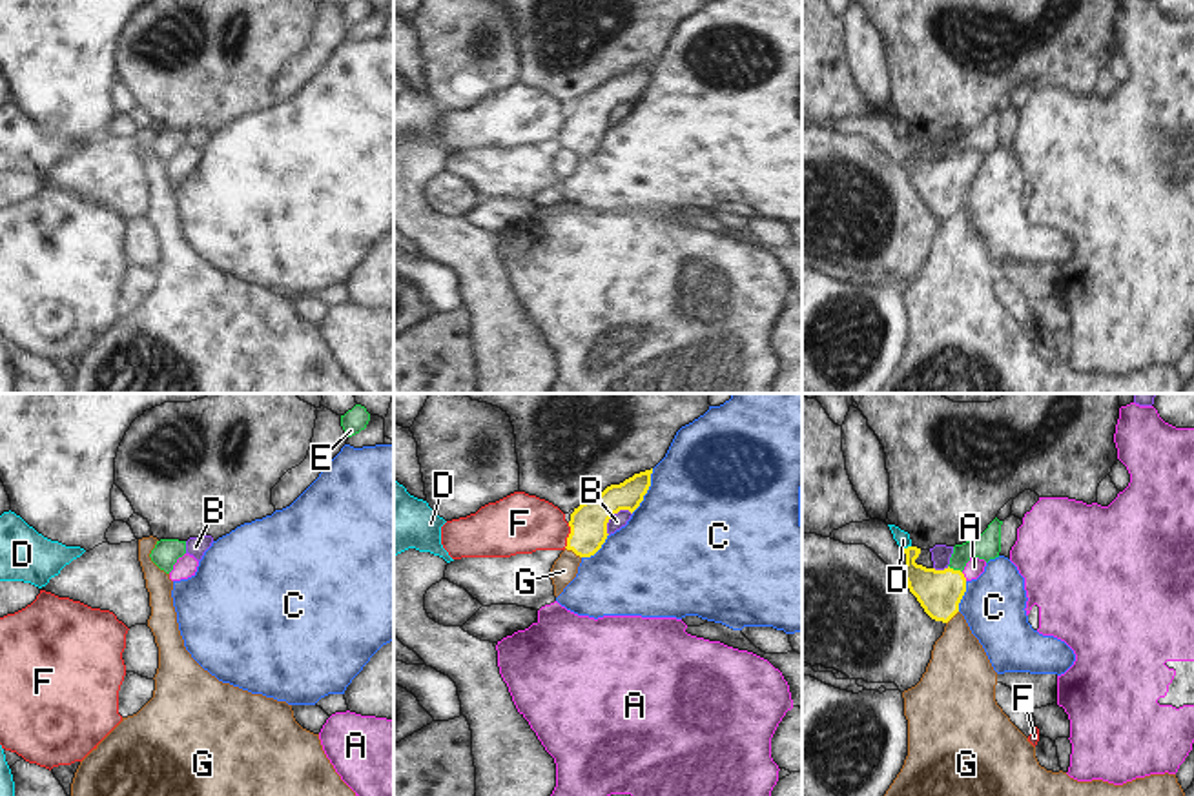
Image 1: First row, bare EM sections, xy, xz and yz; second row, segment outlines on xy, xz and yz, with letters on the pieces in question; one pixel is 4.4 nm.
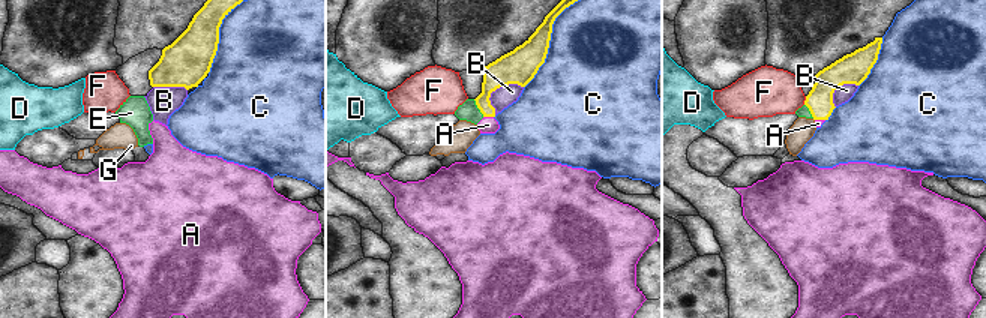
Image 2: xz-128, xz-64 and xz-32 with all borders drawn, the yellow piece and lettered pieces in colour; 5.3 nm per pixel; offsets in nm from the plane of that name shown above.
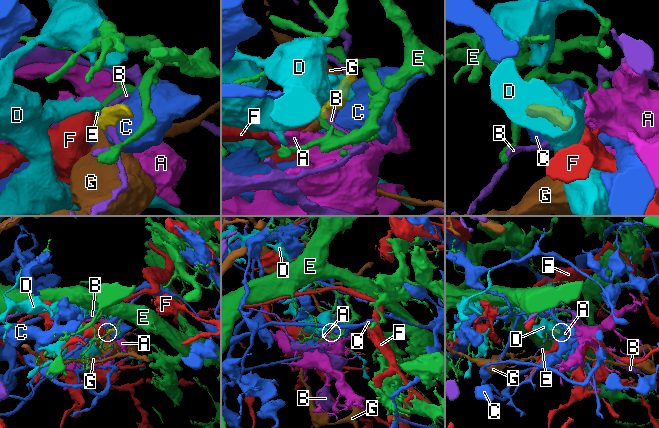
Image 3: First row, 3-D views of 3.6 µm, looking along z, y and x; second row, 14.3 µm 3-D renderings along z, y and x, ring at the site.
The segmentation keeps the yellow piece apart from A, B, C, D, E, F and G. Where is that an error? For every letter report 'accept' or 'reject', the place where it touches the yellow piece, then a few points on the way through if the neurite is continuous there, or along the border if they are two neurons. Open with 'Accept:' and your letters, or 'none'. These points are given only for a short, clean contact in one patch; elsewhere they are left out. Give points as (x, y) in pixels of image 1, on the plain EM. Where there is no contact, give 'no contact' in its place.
Accept: A
A: accept; meets yellow in yz at (963, 168); runs through yz (939, 184), (963, 168), (974, 159)
B: reject; meets yellow in xz at (611, 108); border along xz (627, 101), (622, 101), (609, 112), (607, 126)
C: reject; meets yellow in xz at (648, 81)
D: reject; meets yellow in yz at (908, 139); border along yz (910, 137), (903, 141)
E: reject; meets yellow in yz at (956, 163); border along yz (948, 157), (961, 164)
F: reject; meets yellow in xz at (569, 128); border along xz (569, 115), (564, 139)
G: reject; meets yellow in xz at (573, 142); border along xz (566, 139), (580, 150)

